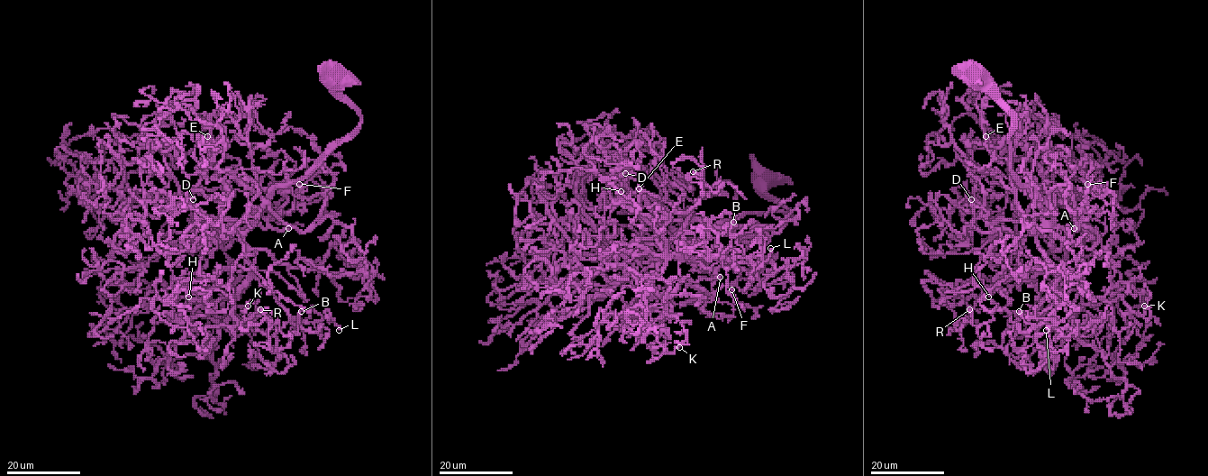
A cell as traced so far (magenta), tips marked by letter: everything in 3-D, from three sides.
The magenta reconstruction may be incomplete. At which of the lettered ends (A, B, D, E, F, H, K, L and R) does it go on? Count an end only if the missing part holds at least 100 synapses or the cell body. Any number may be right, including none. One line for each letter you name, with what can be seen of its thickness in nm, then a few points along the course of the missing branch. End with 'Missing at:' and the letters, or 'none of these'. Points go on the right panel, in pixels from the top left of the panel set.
A: calibre 380 nm; course (1074, 228), (1090, 238), (1092, 247), (1111, 242), (1136, 243)
Missing at: A

